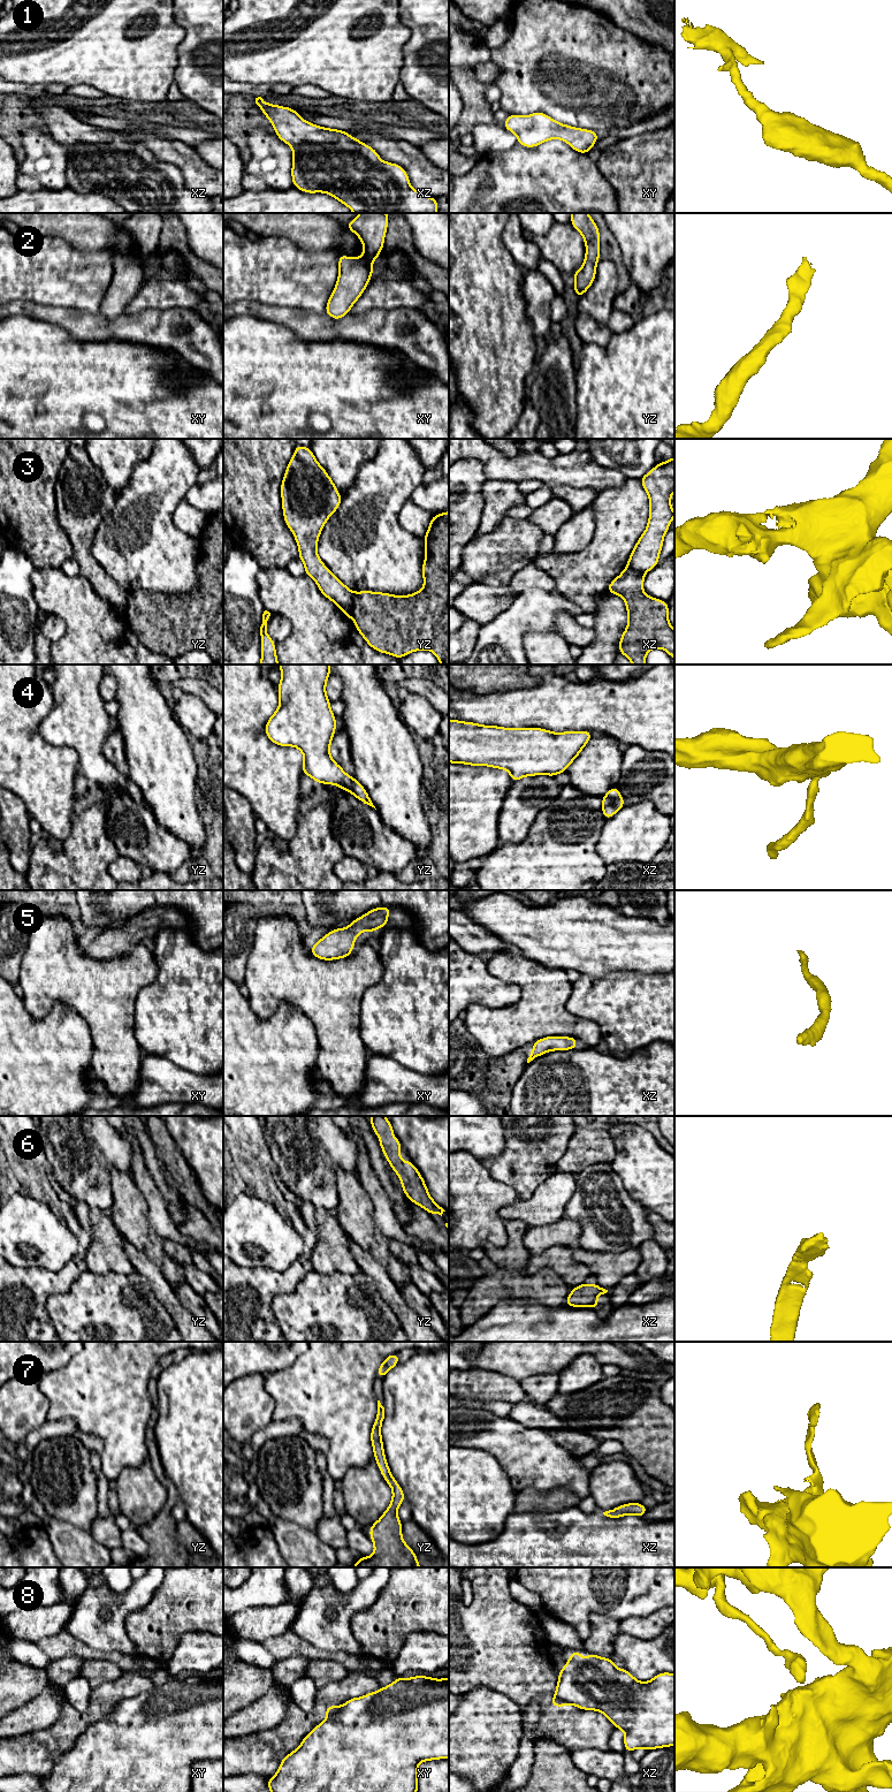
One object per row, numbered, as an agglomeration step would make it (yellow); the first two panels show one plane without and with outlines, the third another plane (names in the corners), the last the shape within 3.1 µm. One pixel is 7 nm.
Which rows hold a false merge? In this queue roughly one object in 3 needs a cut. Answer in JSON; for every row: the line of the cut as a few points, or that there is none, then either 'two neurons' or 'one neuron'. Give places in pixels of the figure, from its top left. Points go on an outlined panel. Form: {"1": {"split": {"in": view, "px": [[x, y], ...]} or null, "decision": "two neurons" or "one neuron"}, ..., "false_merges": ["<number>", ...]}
{"1": {"split": null, "decision": "one neuron"}, "2": {"split": null, "decision": "one neuron"}, "3": {"split": {"in": "yz", "px": [[353, 592], [351, 617]]}, "decision": "two neurons"}, "4": {"split": null, "decision": "one neuron"}, "5": {"split": null, "decision": "one neuron"}, "6": {"split": null, "decision": "one neuron"}, "7": {"split": null, "decision": "one neuron"}, "8": {"split": {"in": "xy", "px": [[341, 1706], [330, 1716], [327, 1716]]}, "decision": "two neurons"}, "false_merges": ["3", "8"]}

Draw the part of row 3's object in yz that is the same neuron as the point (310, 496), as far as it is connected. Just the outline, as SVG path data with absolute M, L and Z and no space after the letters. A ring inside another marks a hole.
M297 445L281 484L282 512L293 533L305 575L317 583L319 591L331 600L342 613L352 618L353 592L325 565L317 553L319 536L328 518L338 509L342 496L327 471L319 464L310 447Z

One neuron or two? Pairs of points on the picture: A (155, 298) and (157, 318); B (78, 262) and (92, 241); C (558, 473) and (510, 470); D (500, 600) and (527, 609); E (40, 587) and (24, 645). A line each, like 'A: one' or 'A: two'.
A: two
B: two
C: one
D: two
E: two

